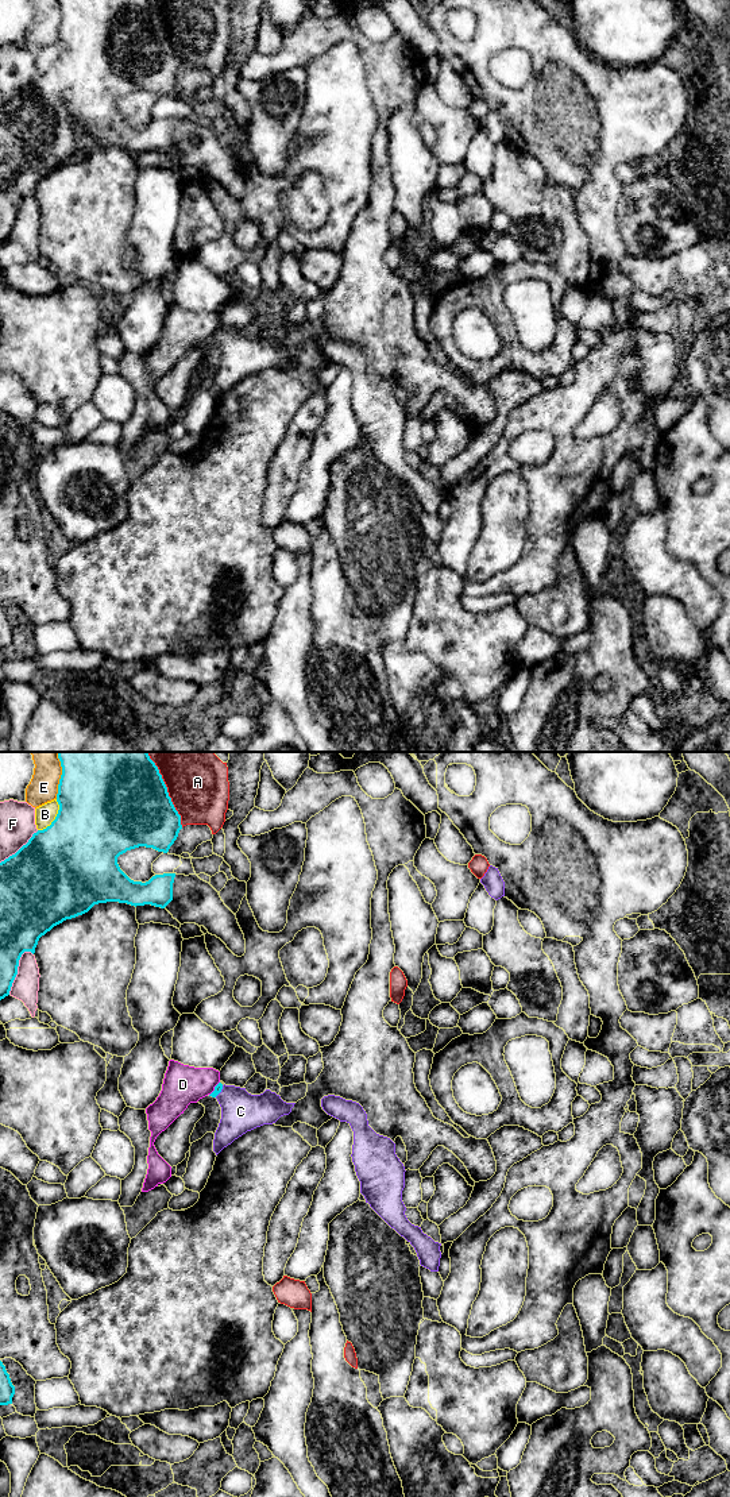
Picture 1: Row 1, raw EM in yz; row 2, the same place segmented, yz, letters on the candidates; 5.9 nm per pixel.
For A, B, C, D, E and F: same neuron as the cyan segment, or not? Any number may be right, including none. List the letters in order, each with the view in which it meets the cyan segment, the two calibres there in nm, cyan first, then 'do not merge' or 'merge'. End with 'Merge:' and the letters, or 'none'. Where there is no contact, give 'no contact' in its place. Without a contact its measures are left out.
A: contact in yz; calibres 500 and 360 nm; do not merge
B: contact in yz; calibres 480 and 120 nm; do not merge
C: contact in yz; calibres 50 and 240 nm; merge
D: contact in yz; calibres 50 and 240 nm; do not merge
E: contact in yz; calibres 480 and 180 nm; do not merge
F: contact in yz; calibres 260 and 160 nm; do not merge
Merge: C

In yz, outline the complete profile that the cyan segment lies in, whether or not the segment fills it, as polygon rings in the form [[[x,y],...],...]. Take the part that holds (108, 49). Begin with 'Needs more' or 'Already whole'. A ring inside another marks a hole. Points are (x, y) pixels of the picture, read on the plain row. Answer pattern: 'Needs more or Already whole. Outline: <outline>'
Already whole. Outline: [[[150,0],[58,3],[62,19],[55,63],[0,107],[0,244],[9,239],[22,198],[34,198],[39,182],[54,170],[99,147],[165,153],[173,144],[175,117],[155,119],[142,127],[131,124],[117,108],[120,99],[139,90],[167,97],[182,73],[181,59]]]

